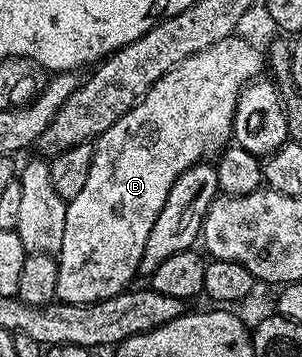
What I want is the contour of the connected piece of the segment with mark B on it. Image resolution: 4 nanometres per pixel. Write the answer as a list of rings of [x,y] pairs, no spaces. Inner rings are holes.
[[[238,37],[219,41],[199,53],[187,57],[187,61],[175,65],[175,69],[171,69],[163,77],[159,77],[159,81],[155,81],[153,88],[130,111],[123,113],[123,117],[119,117],[119,121],[115,121],[115,125],[111,125],[111,129],[107,129],[107,133],[103,133],[95,140],[91,173],[87,176],[87,185],[83,185],[79,197],[70,199],[67,203],[67,226],[63,229],[63,249],[61,254],[56,256],[57,268],[59,269],[56,298],[60,302],[98,303],[107,297],[115,297],[120,291],[126,290],[132,284],[129,282],[133,278],[138,278],[141,270],[141,258],[147,245],[147,237],[151,237],[151,225],[155,225],[155,217],[159,217],[159,209],[163,209],[163,201],[167,201],[167,193],[171,193],[171,185],[175,185],[177,178],[187,169],[194,167],[196,163],[202,162],[206,157],[216,156],[230,146],[233,139],[233,118],[237,108],[237,99],[241,96],[241,91],[245,86],[254,82],[262,74],[261,67],[263,71],[263,55],[256,46]]]

